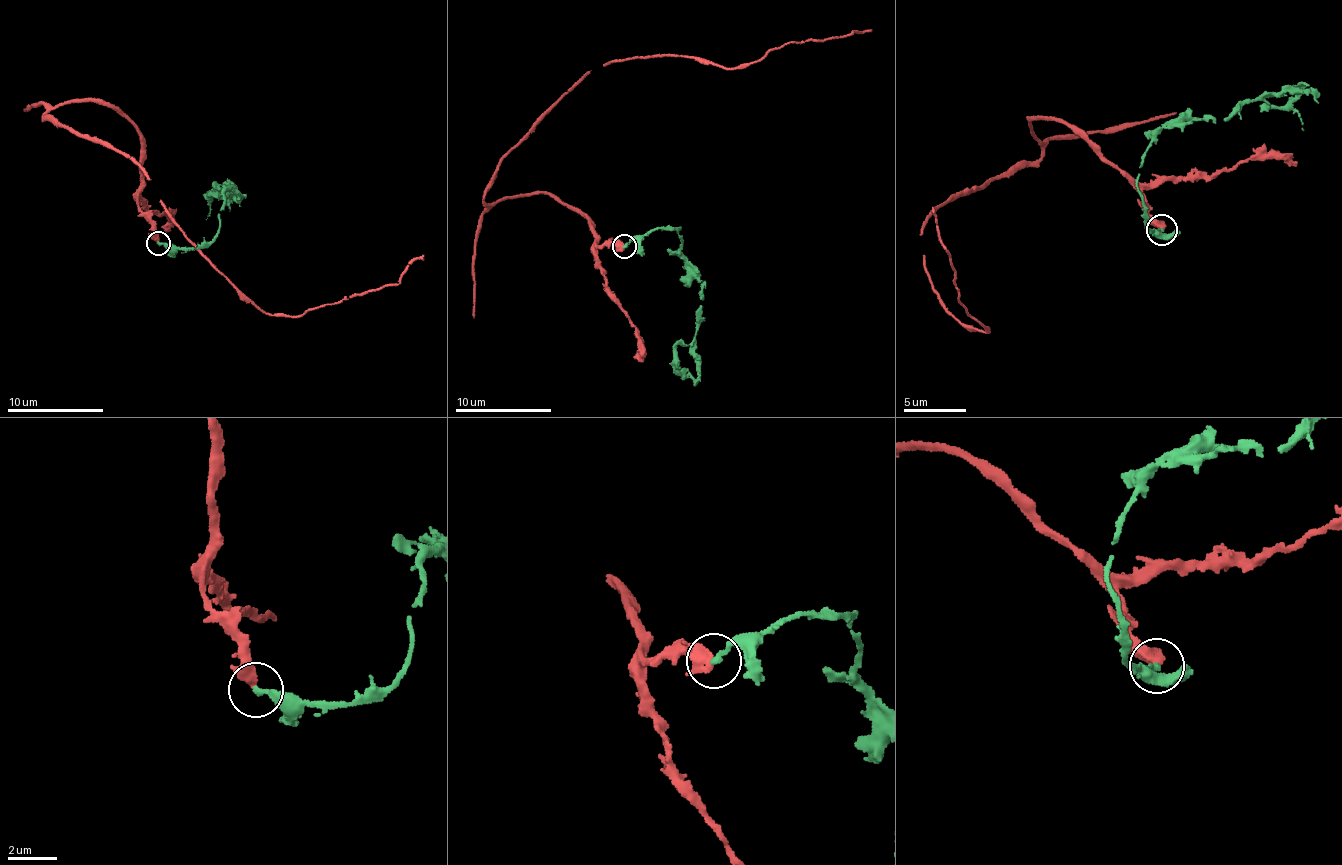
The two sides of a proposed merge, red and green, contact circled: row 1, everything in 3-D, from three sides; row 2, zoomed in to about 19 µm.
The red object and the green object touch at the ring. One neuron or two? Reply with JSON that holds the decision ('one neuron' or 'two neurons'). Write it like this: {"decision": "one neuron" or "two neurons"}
{"decision": "two neurons"}

